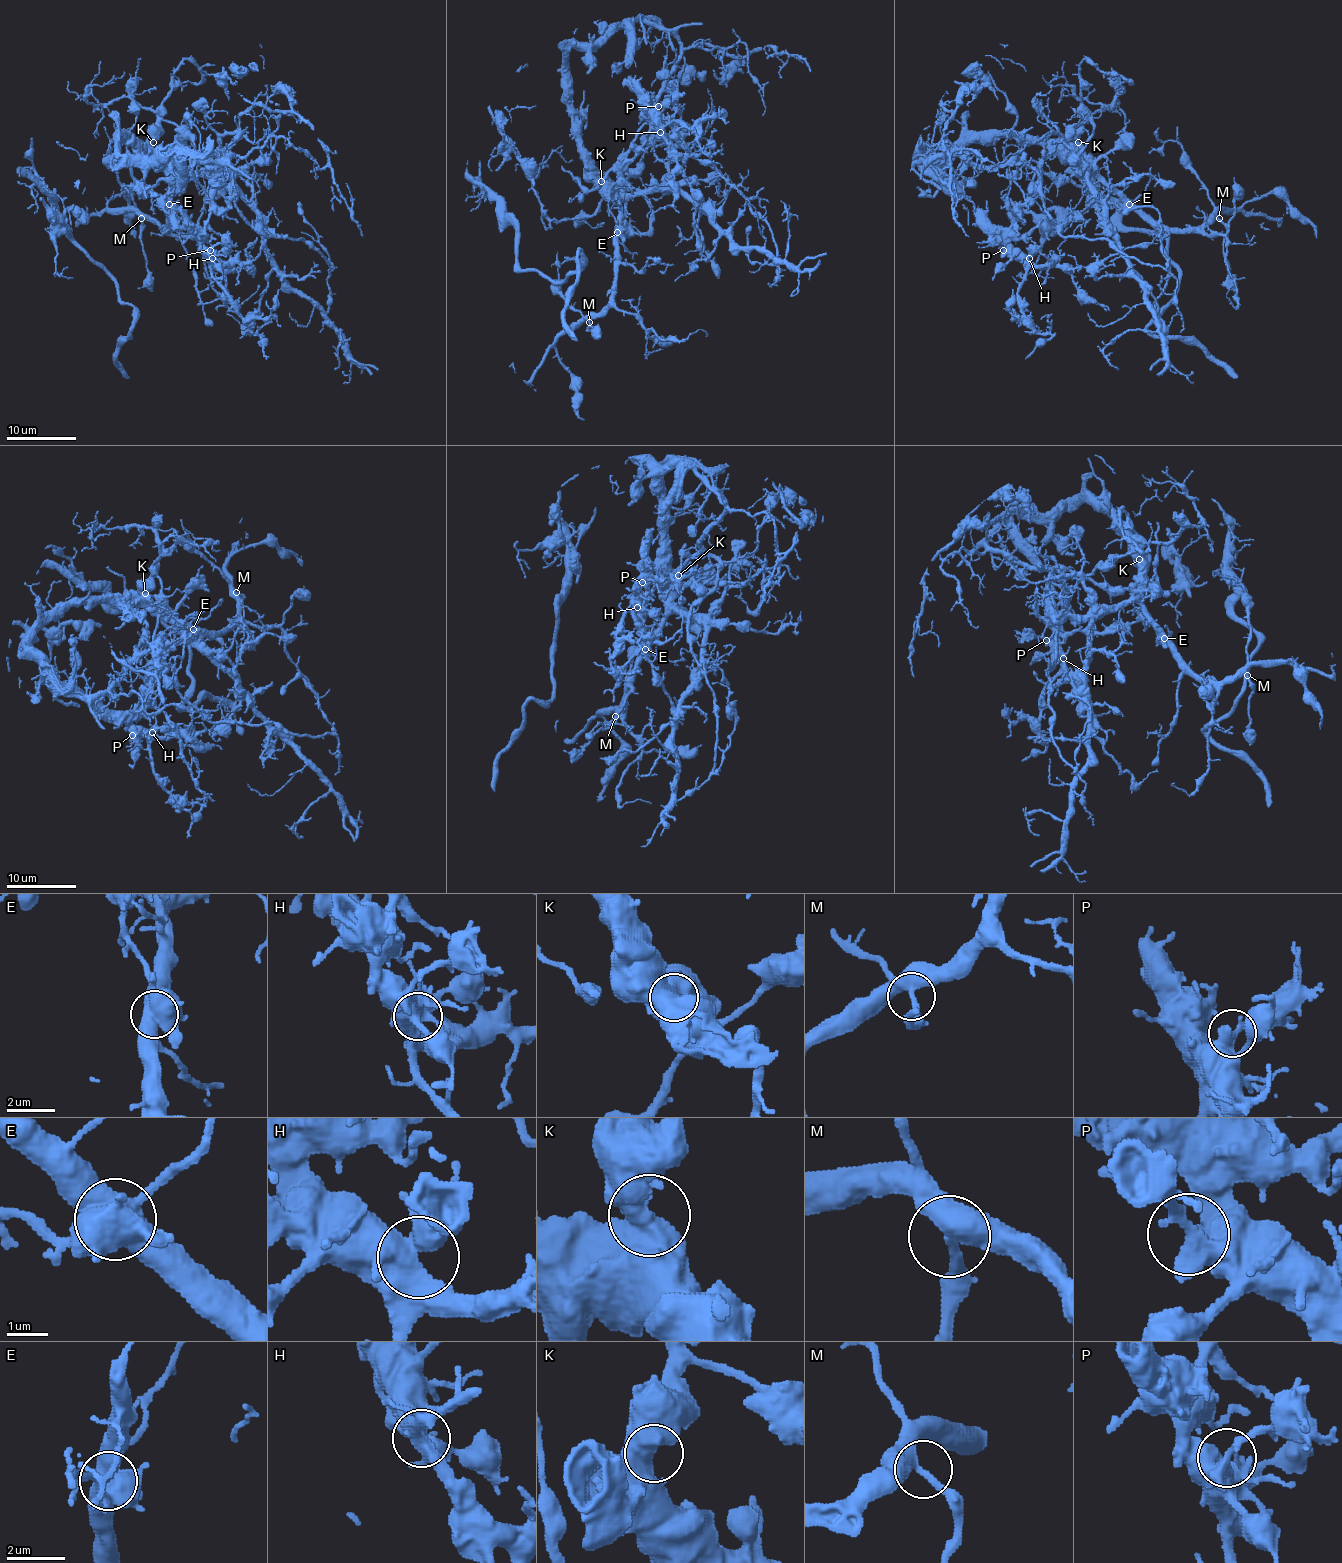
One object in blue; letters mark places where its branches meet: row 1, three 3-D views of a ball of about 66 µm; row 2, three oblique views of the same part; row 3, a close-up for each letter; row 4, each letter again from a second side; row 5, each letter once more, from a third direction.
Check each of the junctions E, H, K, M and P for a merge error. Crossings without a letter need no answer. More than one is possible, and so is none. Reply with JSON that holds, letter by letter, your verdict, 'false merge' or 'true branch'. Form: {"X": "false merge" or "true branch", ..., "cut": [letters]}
{"E": "false merge", "H": "true branch", "K": "true branch", "M": "true branch", "P": "true branch", "cut": ["E"]}

